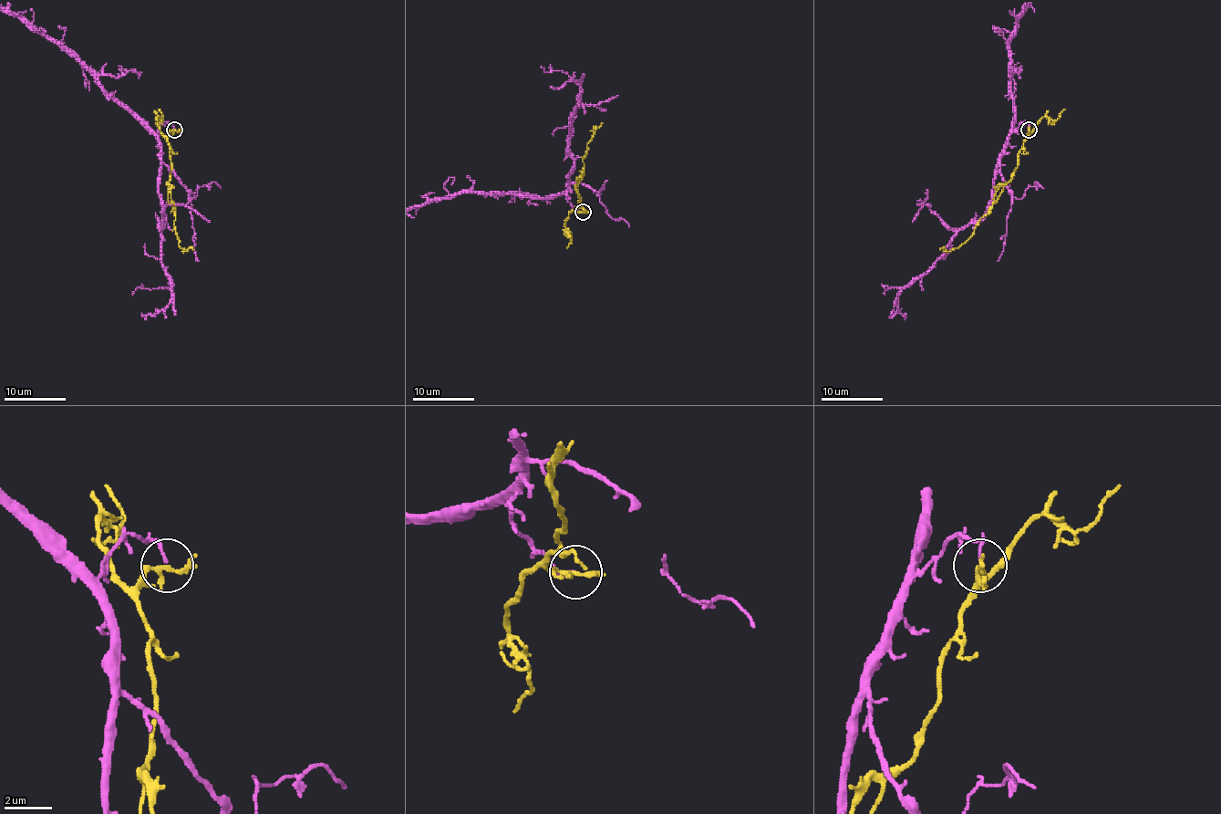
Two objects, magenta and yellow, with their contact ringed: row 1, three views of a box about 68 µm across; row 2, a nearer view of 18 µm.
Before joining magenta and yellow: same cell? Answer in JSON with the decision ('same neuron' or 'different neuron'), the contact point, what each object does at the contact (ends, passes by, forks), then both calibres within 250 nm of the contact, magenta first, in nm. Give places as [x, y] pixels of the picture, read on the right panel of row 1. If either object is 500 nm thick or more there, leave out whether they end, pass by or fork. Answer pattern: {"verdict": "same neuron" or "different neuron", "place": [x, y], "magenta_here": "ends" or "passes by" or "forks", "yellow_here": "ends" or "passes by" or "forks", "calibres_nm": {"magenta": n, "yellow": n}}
{"verdict": "same neuron", "place": [1029, 130], "magenta_here": "ends", "yellow_here": "forks", "calibres_nm": {"magenta": 100, "yellow": 150}}

